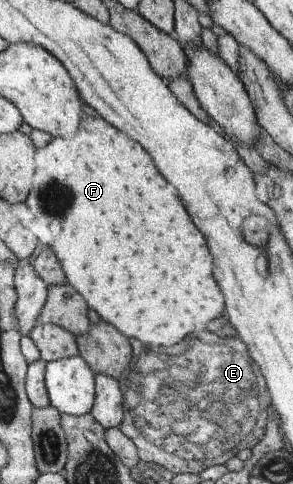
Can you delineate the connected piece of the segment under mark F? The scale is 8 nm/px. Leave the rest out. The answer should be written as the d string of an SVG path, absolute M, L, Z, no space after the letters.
M82 118L81 125L78 126L78 134L72 138L53 138L50 144L44 148L37 148L34 153L34 164L36 170L32 177L32 188L25 202L36 220L48 220L46 228L46 242L56 242L52 250L58 256L58 262L62 266L62 272L66 274L67 283L73 286L86 300L90 309L94 310L102 320L114 326L127 338L138 338L146 345L167 346L175 348L183 345L185 337L192 336L194 333L205 332L206 324L214 318L218 318L224 312L224 294L220 286L212 278L212 256L206 248L206 240L200 234L200 230L194 226L192 218L184 210L182 202L178 200L176 188L170 186L154 168L152 157L144 152L140 144L134 142L134 138L126 136L118 128L108 124L106 120L100 118Z

